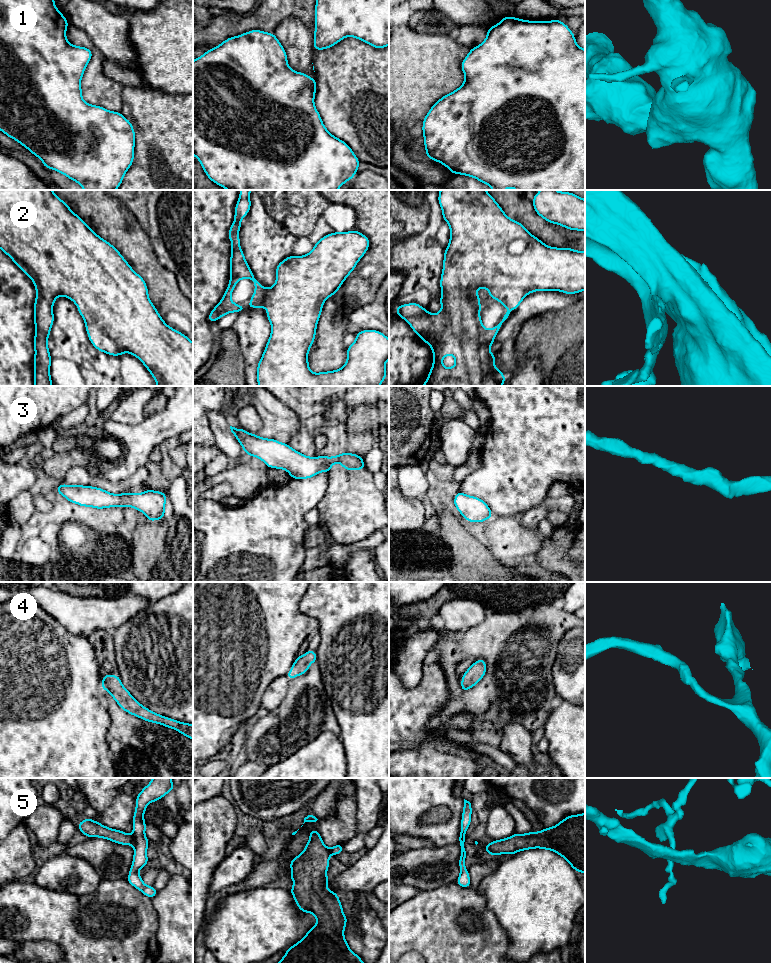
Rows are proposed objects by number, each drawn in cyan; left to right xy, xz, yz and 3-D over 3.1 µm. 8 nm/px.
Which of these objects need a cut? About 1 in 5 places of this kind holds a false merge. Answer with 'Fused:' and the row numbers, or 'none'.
Fused: 5

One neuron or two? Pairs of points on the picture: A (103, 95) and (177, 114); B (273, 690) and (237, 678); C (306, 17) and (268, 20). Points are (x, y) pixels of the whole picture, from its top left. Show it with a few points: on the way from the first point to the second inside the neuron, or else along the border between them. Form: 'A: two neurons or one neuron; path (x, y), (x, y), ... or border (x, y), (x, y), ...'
A: two neurons; border (124, 87), (120, 111)
B: two neurons; border (285, 675), (276, 677), (268, 685), (260, 706)
C: one neuron; path (297, 10), (277, 11)

